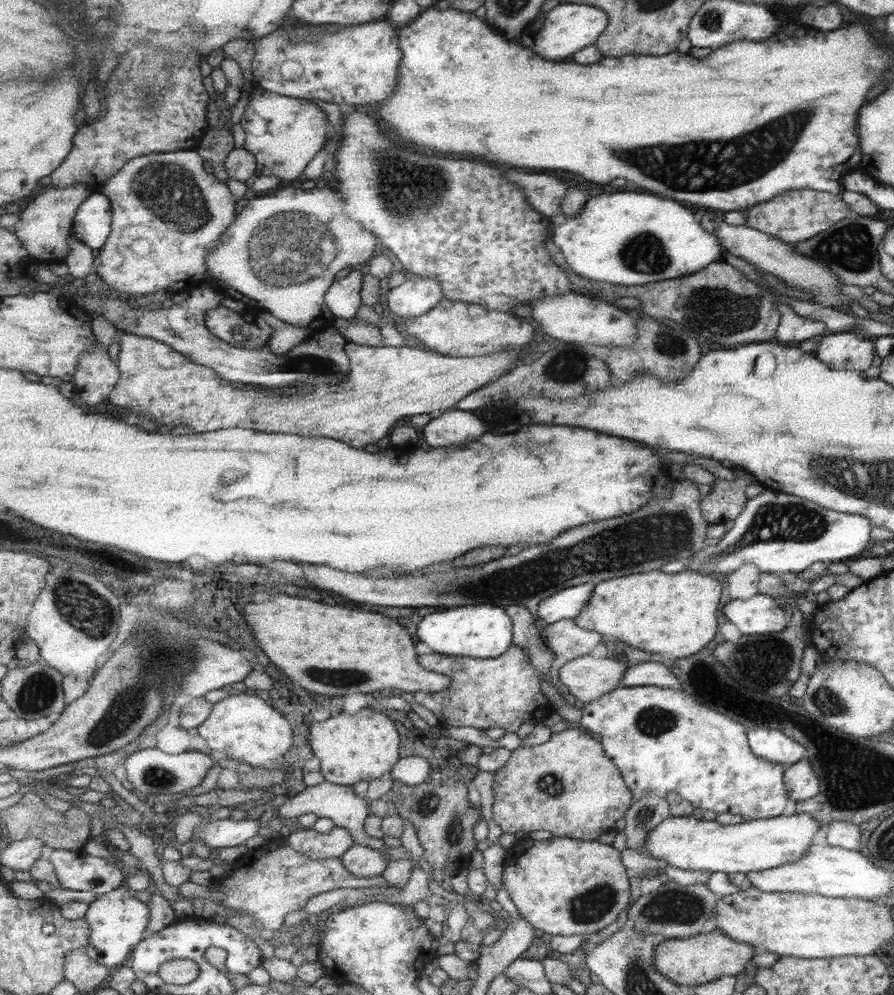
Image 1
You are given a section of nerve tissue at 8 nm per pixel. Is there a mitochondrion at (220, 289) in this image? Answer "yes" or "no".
no

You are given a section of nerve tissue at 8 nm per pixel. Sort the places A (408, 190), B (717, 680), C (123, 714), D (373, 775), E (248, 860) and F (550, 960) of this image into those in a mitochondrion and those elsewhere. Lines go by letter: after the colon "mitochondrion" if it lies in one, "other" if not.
A: mitochondrion
B: other
C: mitochondrion
D: other
E: other
F: other

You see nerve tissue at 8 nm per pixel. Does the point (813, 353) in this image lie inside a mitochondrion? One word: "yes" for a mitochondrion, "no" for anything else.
no

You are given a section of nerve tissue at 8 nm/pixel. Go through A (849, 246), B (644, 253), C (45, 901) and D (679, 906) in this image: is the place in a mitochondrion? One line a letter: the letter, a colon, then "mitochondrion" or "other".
A: mitochondrion
B: mitochondrion
C: other
D: mitochondrion

